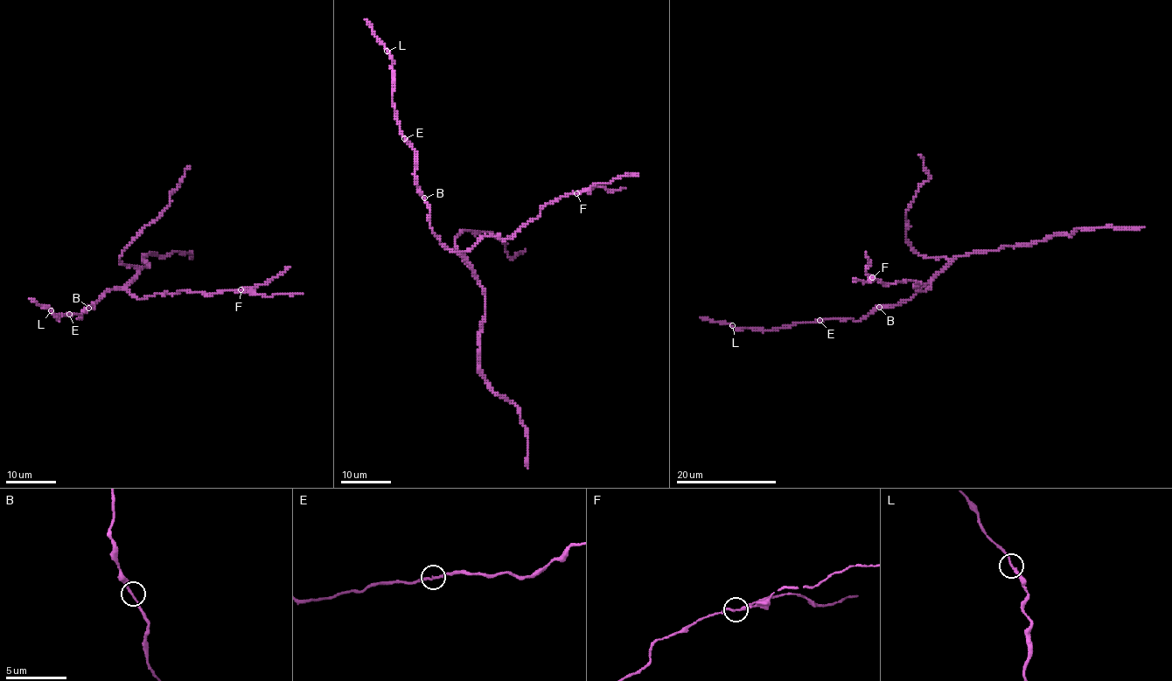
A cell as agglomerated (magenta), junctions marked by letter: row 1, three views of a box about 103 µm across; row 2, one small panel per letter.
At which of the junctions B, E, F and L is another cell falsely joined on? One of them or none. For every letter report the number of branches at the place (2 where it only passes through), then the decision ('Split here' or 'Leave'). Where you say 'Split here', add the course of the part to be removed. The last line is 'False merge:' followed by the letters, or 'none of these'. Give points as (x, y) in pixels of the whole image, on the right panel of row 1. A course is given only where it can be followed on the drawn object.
B: Branches: 2. Leave
E: Branches: 2. Leave
F: Branches: 3. Split here. Course of the part to remove: (873, 278), (865, 271), (868, 264), (865, 251)
L: Branches: 2. Leave
False merge: F

